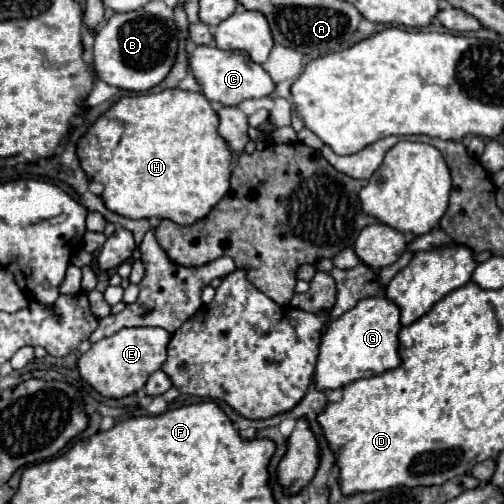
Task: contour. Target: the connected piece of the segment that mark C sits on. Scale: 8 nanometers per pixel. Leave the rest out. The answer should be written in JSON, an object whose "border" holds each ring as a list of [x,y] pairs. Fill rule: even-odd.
{"border":[[[202,45],[192,51],[190,71],[202,83],[204,97],[208,101],[220,101],[224,105],[240,105],[246,99],[262,99],[276,89],[272,77],[262,69],[262,65],[254,63],[246,53],[222,51],[216,45]]]}

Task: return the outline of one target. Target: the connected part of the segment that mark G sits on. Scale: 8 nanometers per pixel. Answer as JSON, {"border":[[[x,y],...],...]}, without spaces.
{"border":[[[388,297],[360,299],[340,319],[332,321],[328,331],[324,333],[314,373],[316,387],[322,391],[340,389],[352,381],[396,369],[402,361],[398,355],[400,329],[402,329],[400,307],[394,301],[390,301]]]}

